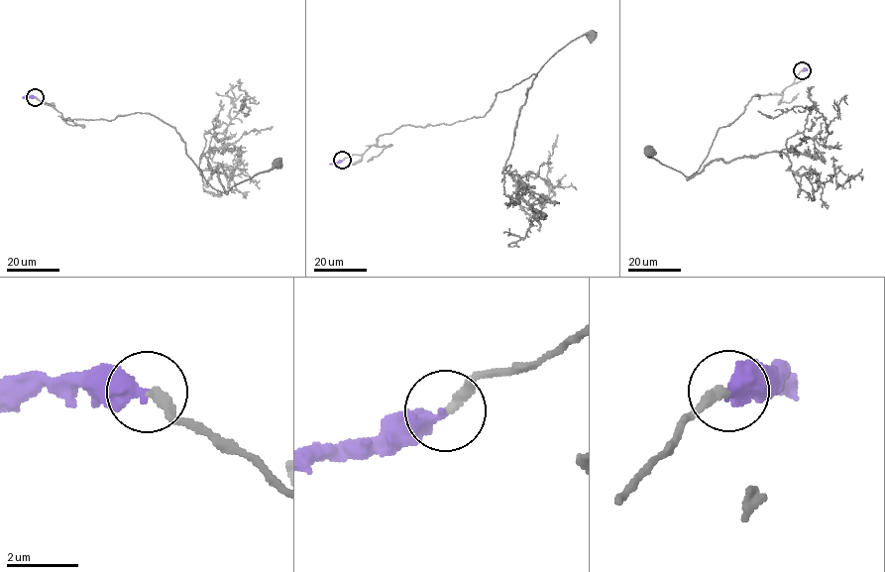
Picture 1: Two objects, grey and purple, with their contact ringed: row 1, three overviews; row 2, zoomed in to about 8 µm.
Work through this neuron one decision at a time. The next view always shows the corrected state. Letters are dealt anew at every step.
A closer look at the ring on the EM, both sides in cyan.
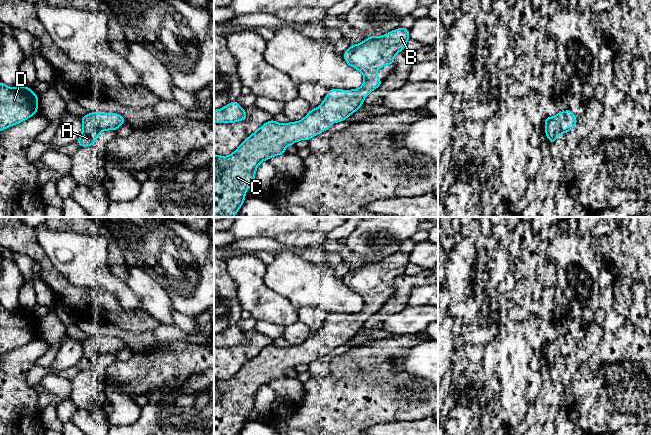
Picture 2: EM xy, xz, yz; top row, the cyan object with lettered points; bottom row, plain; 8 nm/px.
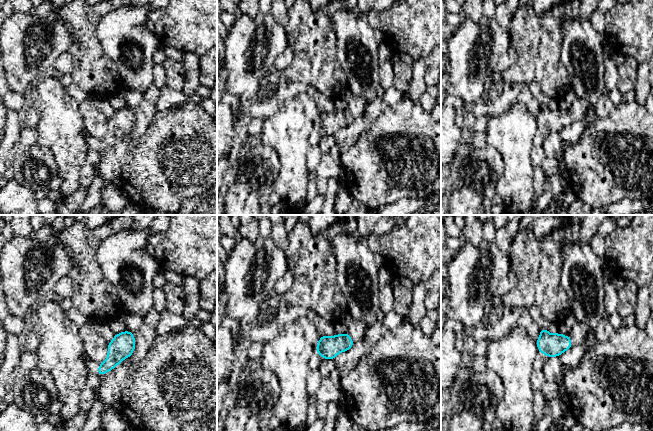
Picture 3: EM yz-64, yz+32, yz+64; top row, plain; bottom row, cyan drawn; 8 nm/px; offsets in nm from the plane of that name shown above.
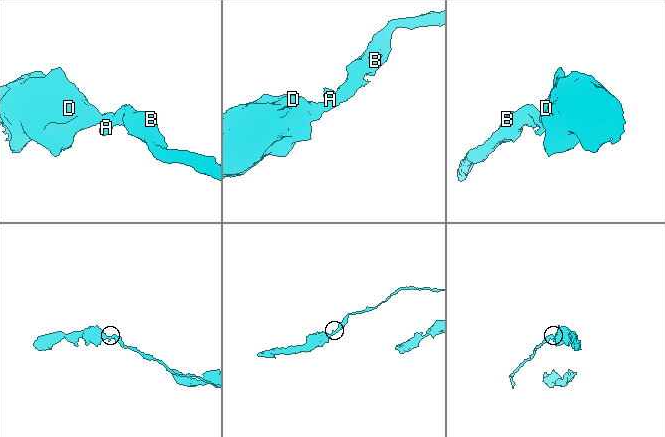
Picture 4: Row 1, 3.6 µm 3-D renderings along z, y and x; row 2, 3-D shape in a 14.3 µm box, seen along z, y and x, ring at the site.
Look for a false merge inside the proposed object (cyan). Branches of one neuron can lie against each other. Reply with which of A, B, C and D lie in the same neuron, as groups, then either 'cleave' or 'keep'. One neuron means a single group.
A B C D | keep

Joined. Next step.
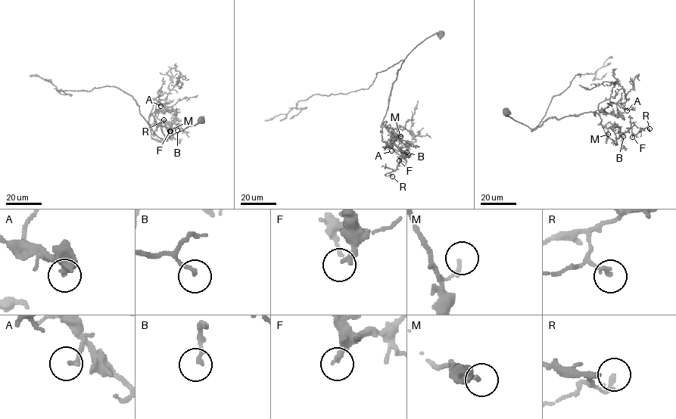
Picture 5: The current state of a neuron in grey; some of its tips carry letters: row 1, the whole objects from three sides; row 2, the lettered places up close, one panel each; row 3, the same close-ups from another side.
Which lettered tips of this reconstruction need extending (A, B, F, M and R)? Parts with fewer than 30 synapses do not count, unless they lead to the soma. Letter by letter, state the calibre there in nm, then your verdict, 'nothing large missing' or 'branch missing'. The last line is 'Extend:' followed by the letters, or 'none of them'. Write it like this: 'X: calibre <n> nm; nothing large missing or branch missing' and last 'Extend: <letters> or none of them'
A: calibre 170 nm; nothing large missing
B: calibre 150 nm; nothing large missing
F: calibre 240 nm; branch missing
M: calibre 160 nm; nothing large missing
R: calibre 180 nm; nothing large missing
Extend: F

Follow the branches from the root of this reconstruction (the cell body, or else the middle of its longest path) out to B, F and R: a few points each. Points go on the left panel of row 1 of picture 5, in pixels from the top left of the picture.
B: (201, 119), (167, 139), (151, 114), (150, 124), (161, 125), (162, 120), (167, 128), (177, 130)
F: (201, 119), (167, 139), (151, 114), (150, 124), (161, 125), (162, 120), (170, 128), (173, 119), (170, 131)
R: (201, 119), (167, 139), (153, 115), (148, 122), (162, 120), (168, 128), (174, 122), (169, 127), (163, 119)

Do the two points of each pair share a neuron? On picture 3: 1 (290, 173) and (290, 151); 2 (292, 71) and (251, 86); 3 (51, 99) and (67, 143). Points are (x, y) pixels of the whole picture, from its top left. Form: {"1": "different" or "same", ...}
{"1": "same", "2": "different", "3": "same"}

